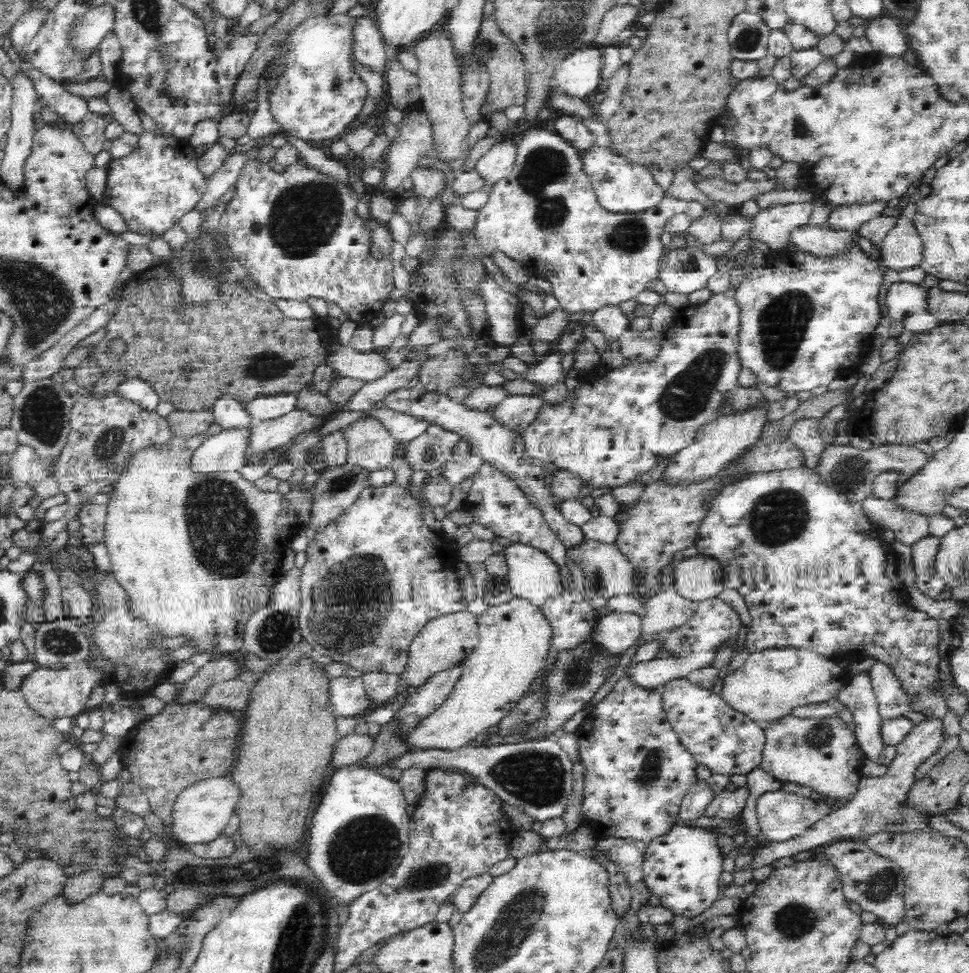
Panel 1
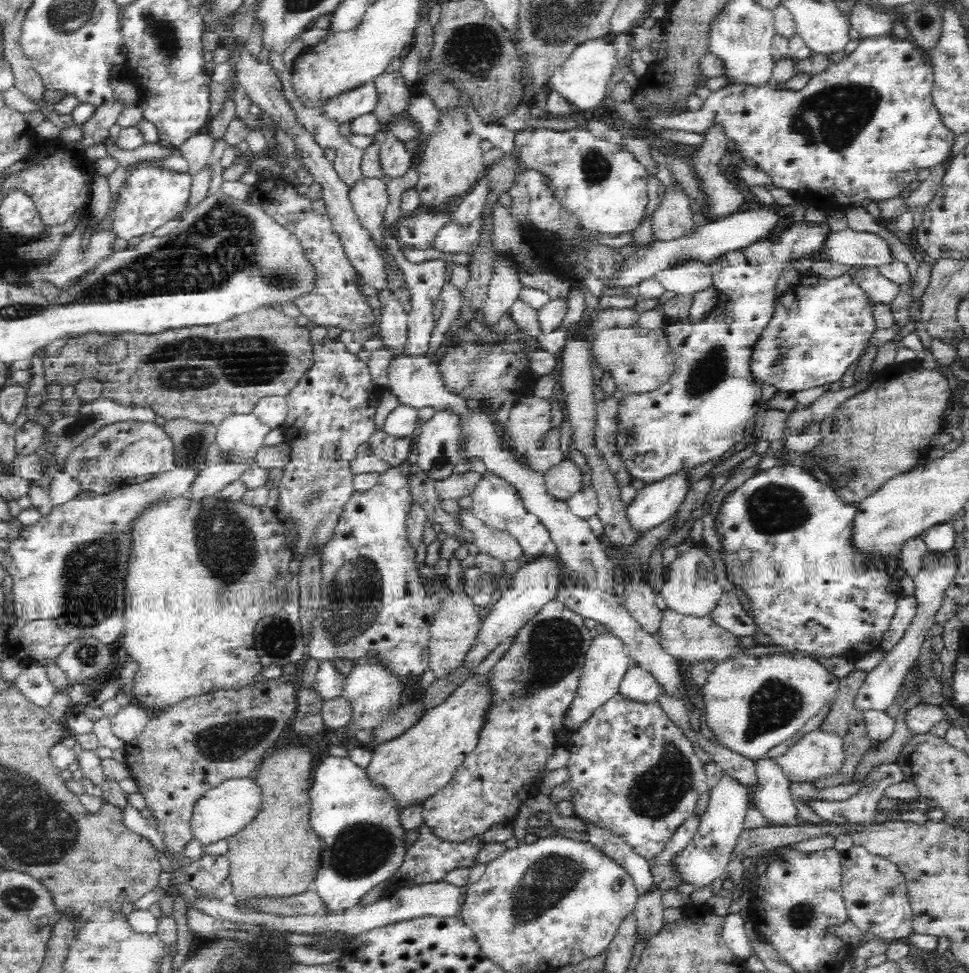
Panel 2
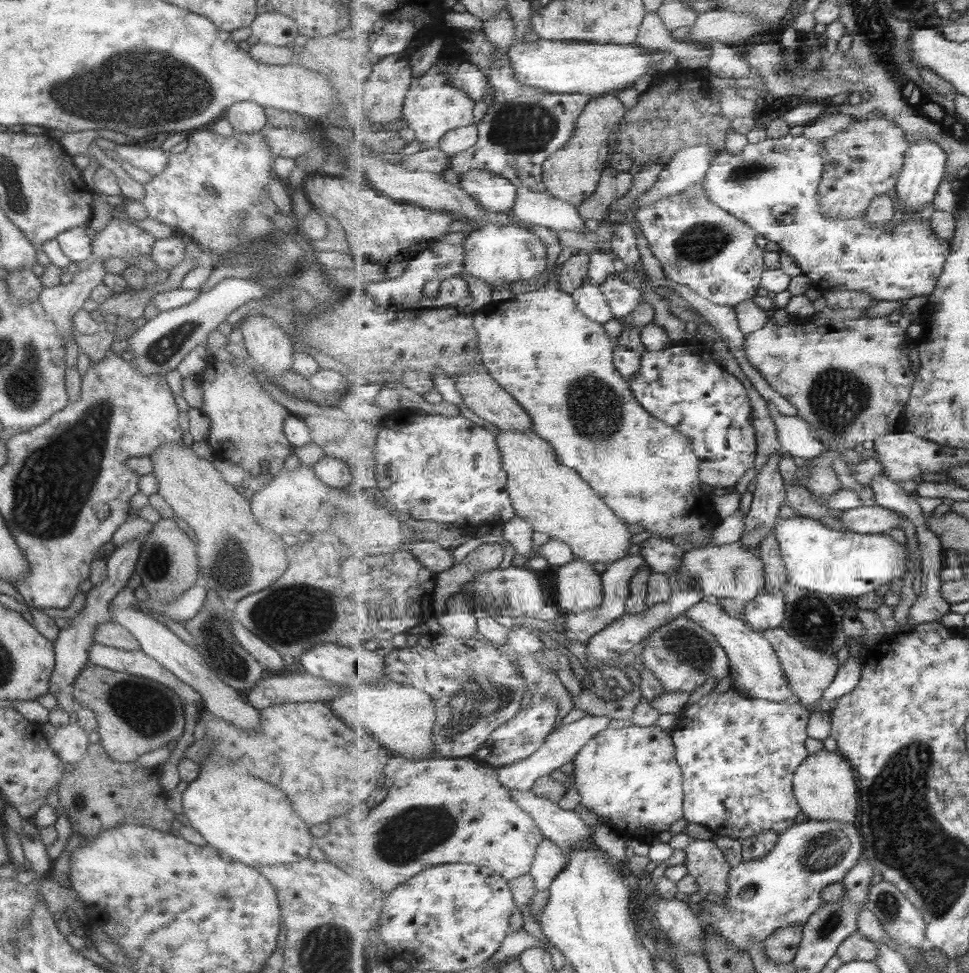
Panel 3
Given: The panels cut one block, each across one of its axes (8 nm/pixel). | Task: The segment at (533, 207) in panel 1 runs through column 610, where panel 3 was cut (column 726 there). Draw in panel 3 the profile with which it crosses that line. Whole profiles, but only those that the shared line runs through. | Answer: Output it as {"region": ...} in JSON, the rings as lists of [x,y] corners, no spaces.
{"region":[[[698,180],[679,194],[660,198],[657,203],[637,210],[634,217],[635,223],[639,225],[643,237],[648,241],[651,252],[660,261],[664,275],[670,283],[687,286],[703,298],[725,306],[734,307],[757,296],[766,270],[764,263],[766,250],[757,246],[755,242],[757,232],[749,224],[713,204],[708,192],[704,190],[704,180]]]}

